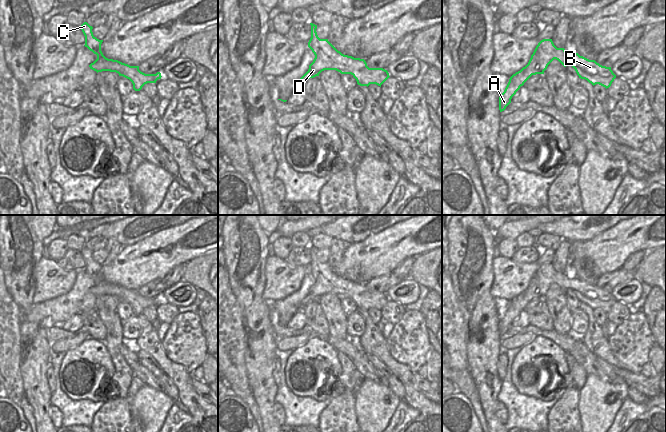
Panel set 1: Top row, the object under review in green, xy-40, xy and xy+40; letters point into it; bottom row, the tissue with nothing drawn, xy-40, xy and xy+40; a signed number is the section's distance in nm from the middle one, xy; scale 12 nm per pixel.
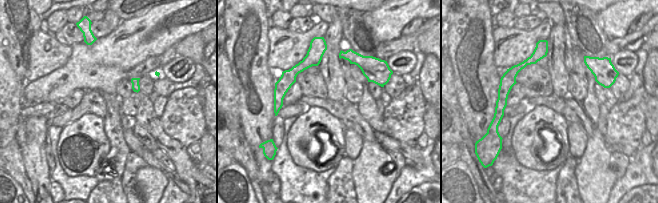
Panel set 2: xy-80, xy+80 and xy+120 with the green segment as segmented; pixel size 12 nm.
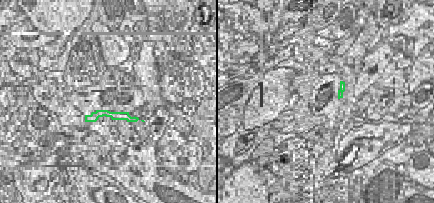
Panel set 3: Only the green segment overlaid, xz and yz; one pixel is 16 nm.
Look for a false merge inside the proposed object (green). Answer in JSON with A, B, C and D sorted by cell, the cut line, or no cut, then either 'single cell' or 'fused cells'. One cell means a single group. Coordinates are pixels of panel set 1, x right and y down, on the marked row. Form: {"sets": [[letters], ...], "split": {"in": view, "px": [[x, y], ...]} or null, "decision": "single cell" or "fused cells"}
{"sets": [["A", "B", "C", "D"]], "split": null, "decision": "single cell"}

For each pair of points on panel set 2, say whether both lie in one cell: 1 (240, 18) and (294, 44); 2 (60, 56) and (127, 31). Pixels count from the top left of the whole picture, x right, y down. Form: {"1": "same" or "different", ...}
{"1": "different", "2": "different"}

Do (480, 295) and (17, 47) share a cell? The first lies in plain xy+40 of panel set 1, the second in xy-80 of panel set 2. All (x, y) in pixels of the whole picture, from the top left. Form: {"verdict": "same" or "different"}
{"verdict": "same"}

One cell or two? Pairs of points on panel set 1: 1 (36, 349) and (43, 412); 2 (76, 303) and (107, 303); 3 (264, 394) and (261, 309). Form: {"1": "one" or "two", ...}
{"1": "one", "2": "two", "3": "one"}

